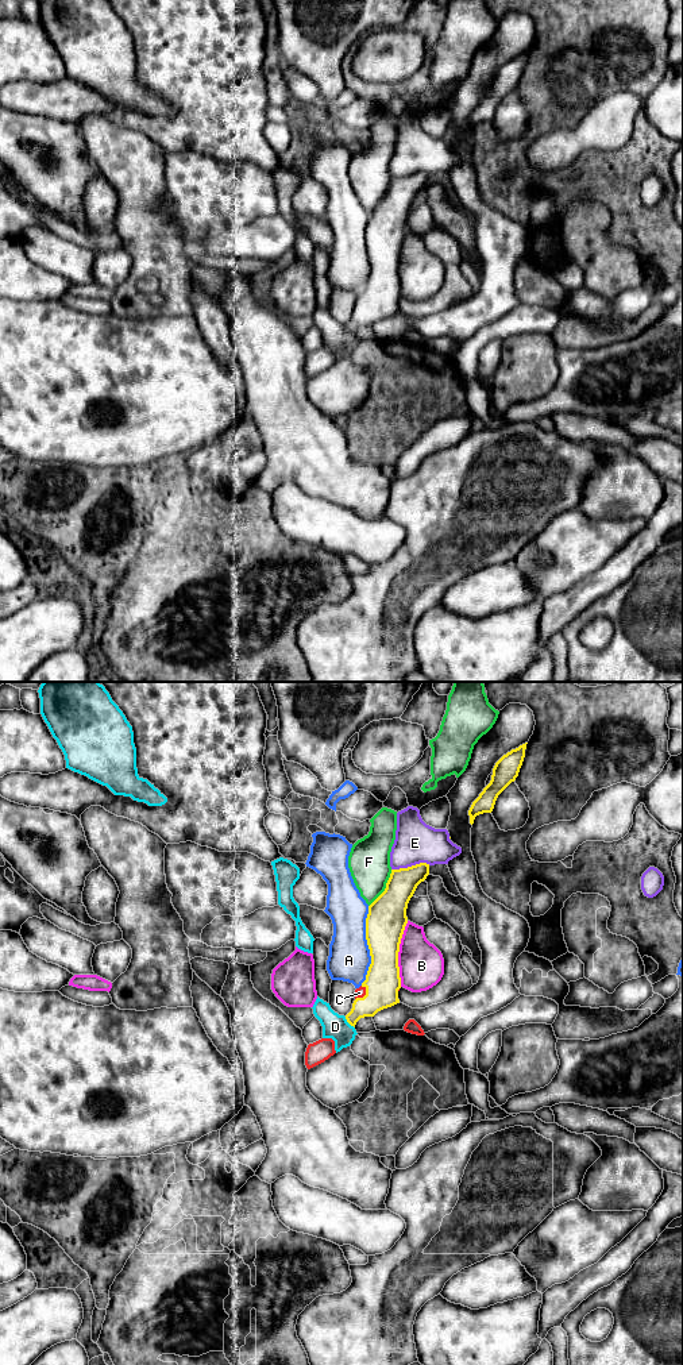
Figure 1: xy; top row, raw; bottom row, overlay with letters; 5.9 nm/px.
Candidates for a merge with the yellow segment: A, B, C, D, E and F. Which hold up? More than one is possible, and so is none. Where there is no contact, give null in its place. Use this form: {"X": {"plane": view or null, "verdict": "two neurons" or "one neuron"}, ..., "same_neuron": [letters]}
{"A": {"plane": "xy", "verdict": "two neurons"}, "B": {"plane": "xy", "verdict": "two neurons"}, "C": {"plane": "xy", "verdict": "one neuron"}, "D": {"plane": "xy", "verdict": "two neurons"}, "E": {"plane": "xy", "verdict": "two neurons"}, "F": {"plane": "xy", "verdict": "two neurons"}, "same_neuron": ["C"]}

